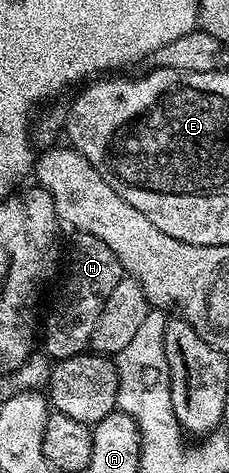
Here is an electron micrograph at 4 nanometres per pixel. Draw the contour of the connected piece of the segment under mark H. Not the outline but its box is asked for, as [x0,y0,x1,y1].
[42,232,126,362]

